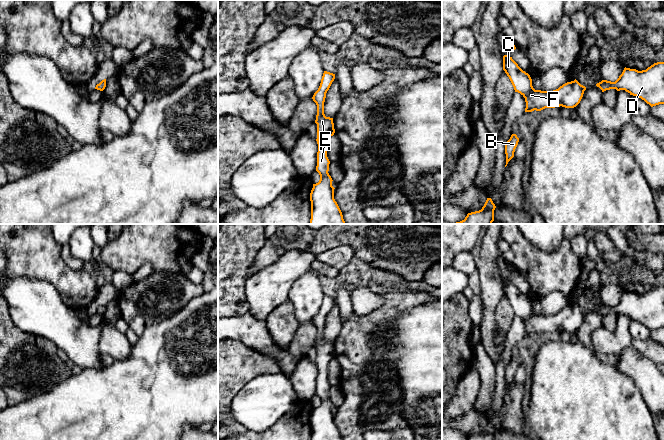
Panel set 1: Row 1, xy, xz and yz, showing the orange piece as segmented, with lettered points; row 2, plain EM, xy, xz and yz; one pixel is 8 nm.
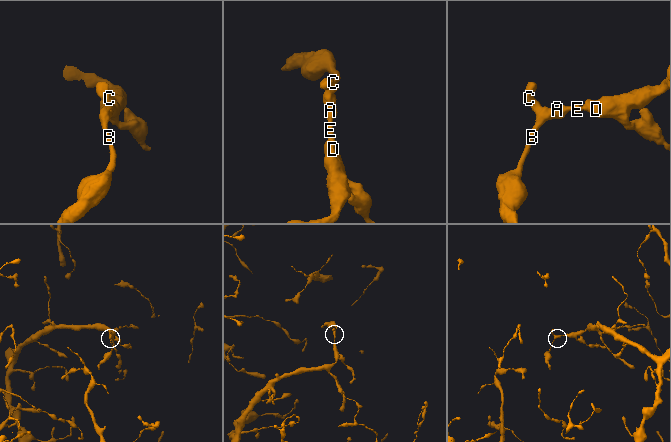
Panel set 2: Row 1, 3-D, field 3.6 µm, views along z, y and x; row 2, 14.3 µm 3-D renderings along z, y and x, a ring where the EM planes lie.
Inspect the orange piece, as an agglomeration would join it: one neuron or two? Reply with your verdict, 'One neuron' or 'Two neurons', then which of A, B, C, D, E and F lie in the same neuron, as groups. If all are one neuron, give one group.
One neuron. Groups: A B C D E F

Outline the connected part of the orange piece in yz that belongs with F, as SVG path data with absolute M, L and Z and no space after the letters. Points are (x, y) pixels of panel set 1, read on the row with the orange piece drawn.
M508 55L503 56L503 70L509 77L515 92L520 93L526 102L525 112L541 111L545 108L576 107L586 90L576 79L567 82L553 91L535 90L532 79L518 64Z

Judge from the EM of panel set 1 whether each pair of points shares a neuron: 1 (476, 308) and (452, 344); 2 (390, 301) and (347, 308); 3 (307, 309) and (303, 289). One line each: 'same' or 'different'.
1: different
2: different
3: same

